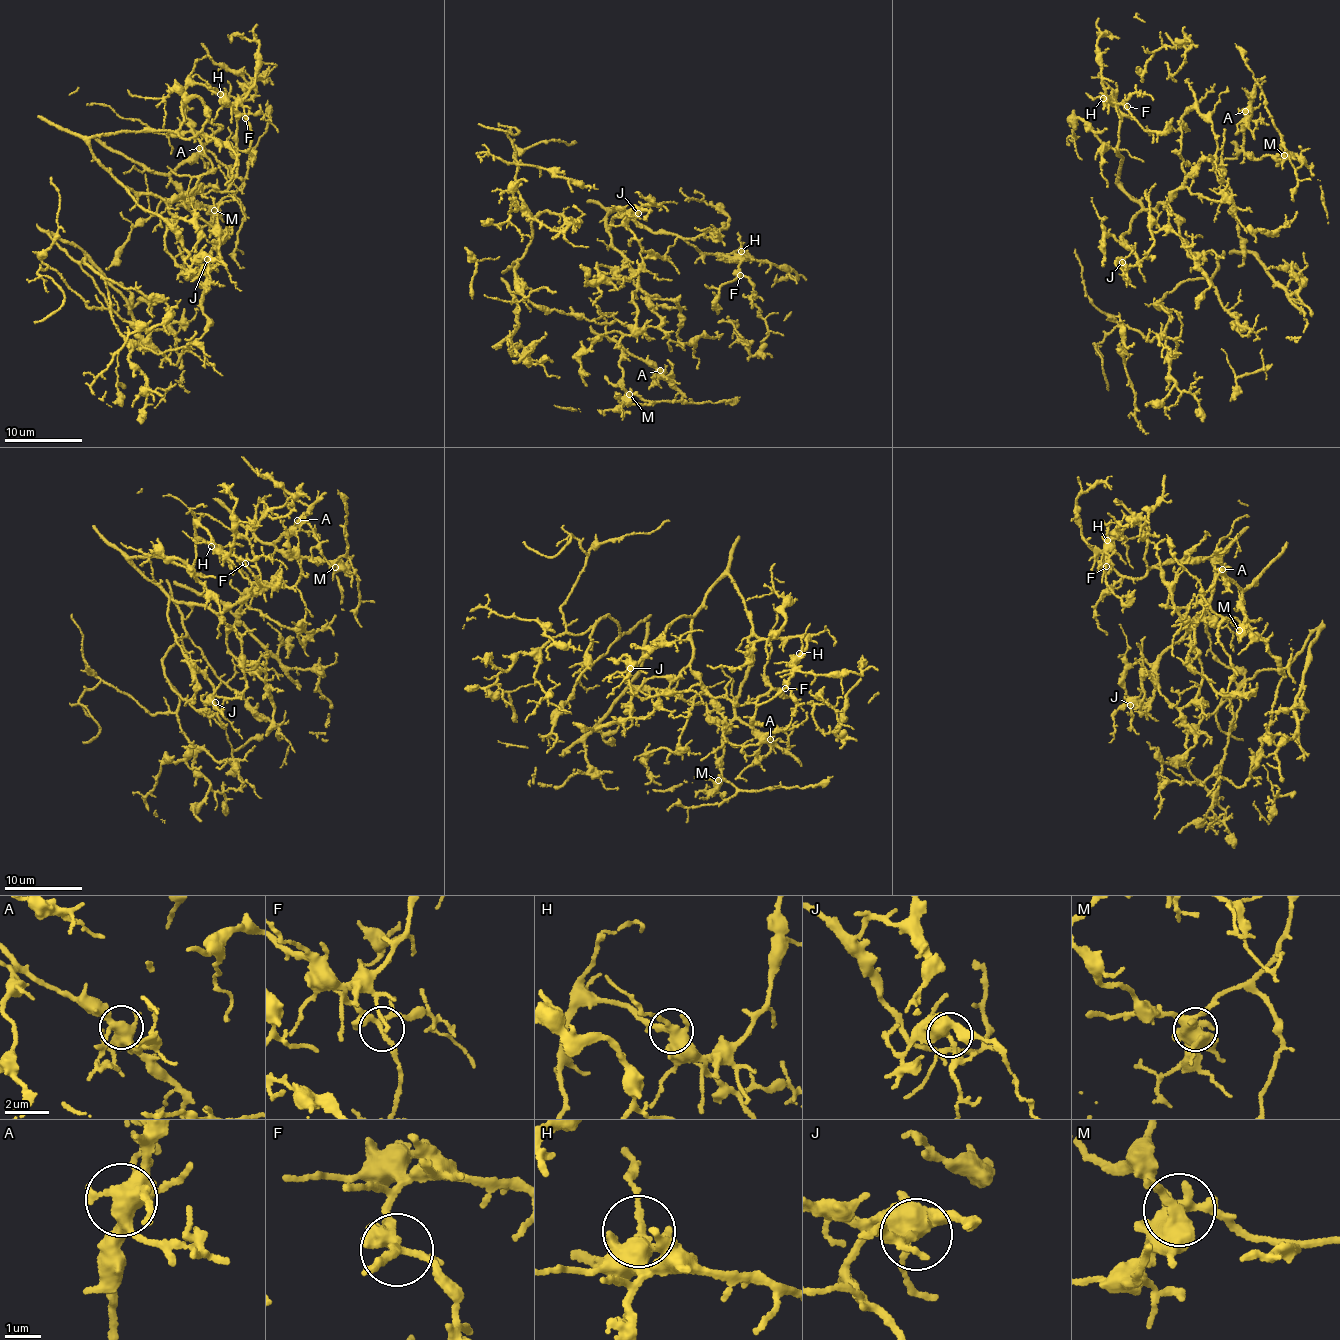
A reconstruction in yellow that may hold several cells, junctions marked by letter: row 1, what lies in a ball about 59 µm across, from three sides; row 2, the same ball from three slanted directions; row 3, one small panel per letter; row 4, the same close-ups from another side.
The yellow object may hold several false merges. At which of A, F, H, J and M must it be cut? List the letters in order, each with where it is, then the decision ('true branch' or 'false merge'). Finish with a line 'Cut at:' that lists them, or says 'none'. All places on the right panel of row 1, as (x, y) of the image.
A: place (1245, 111); true branch
F: place (1127, 106); true branch
H: place (1103, 98); true branch
J: place (1122, 262); true branch
M: place (1284, 155); true branch
Cut at: none

